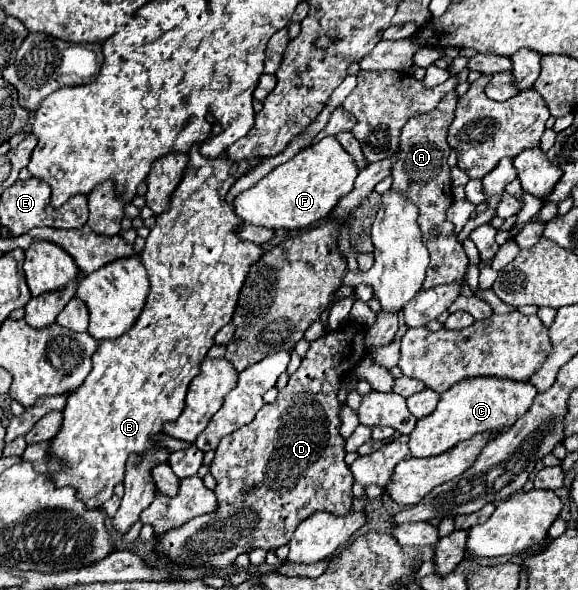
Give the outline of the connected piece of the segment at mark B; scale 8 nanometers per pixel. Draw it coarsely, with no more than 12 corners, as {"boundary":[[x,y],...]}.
{"boundary":[[258,158],[190,164],[50,442],[100,508],[182,414],[264,254],[226,202]]}

